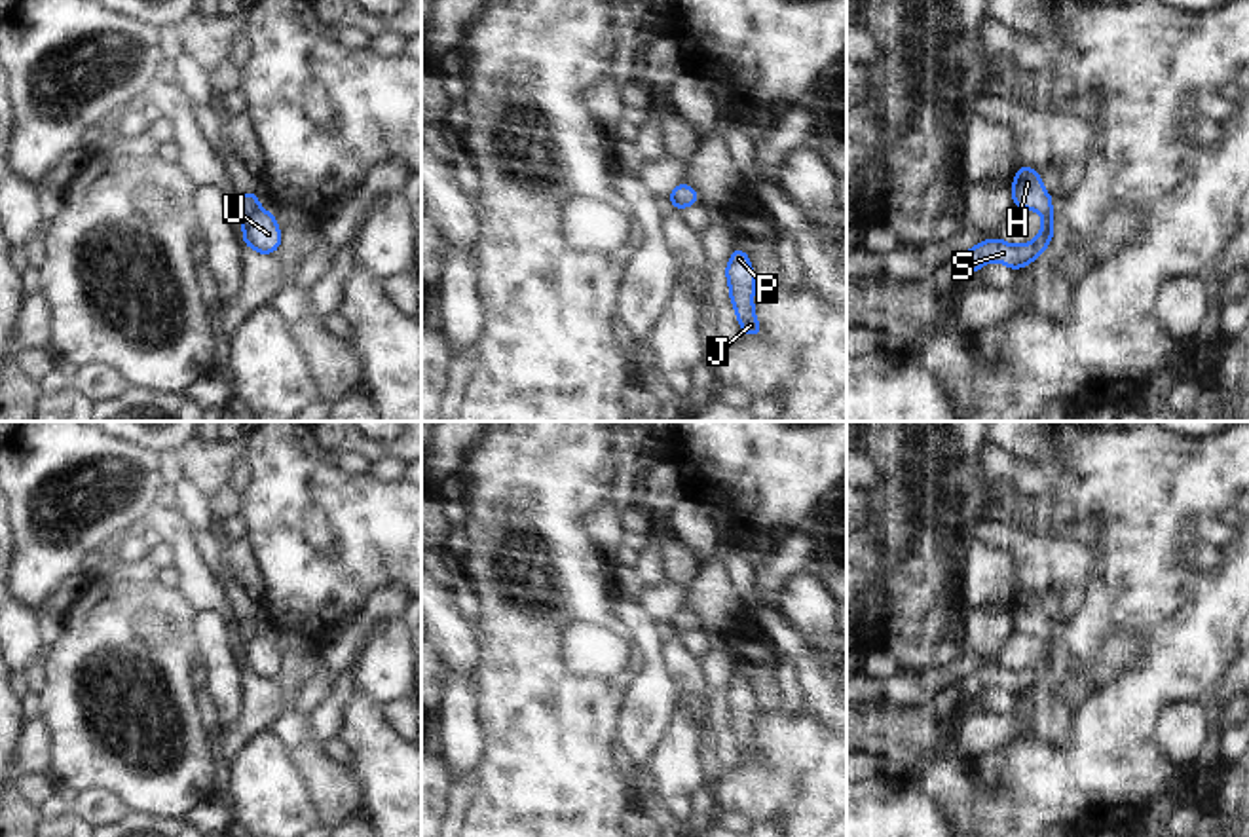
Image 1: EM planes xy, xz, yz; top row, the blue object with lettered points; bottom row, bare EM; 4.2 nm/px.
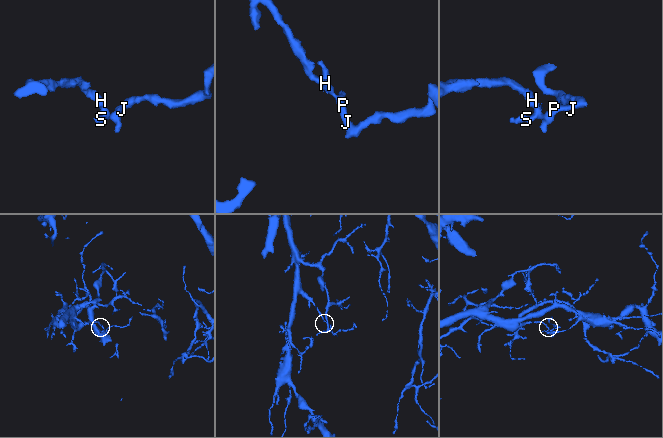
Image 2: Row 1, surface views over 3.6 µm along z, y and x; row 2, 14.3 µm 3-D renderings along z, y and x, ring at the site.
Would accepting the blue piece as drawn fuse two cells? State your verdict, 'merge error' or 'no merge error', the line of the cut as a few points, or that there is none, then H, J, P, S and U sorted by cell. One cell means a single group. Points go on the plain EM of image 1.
merge error | xy (259, 632), (243, 644) | H / J P S U

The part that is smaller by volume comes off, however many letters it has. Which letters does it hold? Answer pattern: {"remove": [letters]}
{"remove": ["J", "P", "S", "U"]}

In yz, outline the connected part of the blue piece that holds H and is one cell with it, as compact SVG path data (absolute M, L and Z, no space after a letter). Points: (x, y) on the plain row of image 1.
M1023 588L1012 605L1014 630L1053 643L1052 623L1053 621L1042 613L1042 602Z

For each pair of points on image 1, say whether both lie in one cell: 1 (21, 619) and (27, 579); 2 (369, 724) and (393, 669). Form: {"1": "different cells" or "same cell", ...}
{"1": "different cells", "2": "different cells"}

